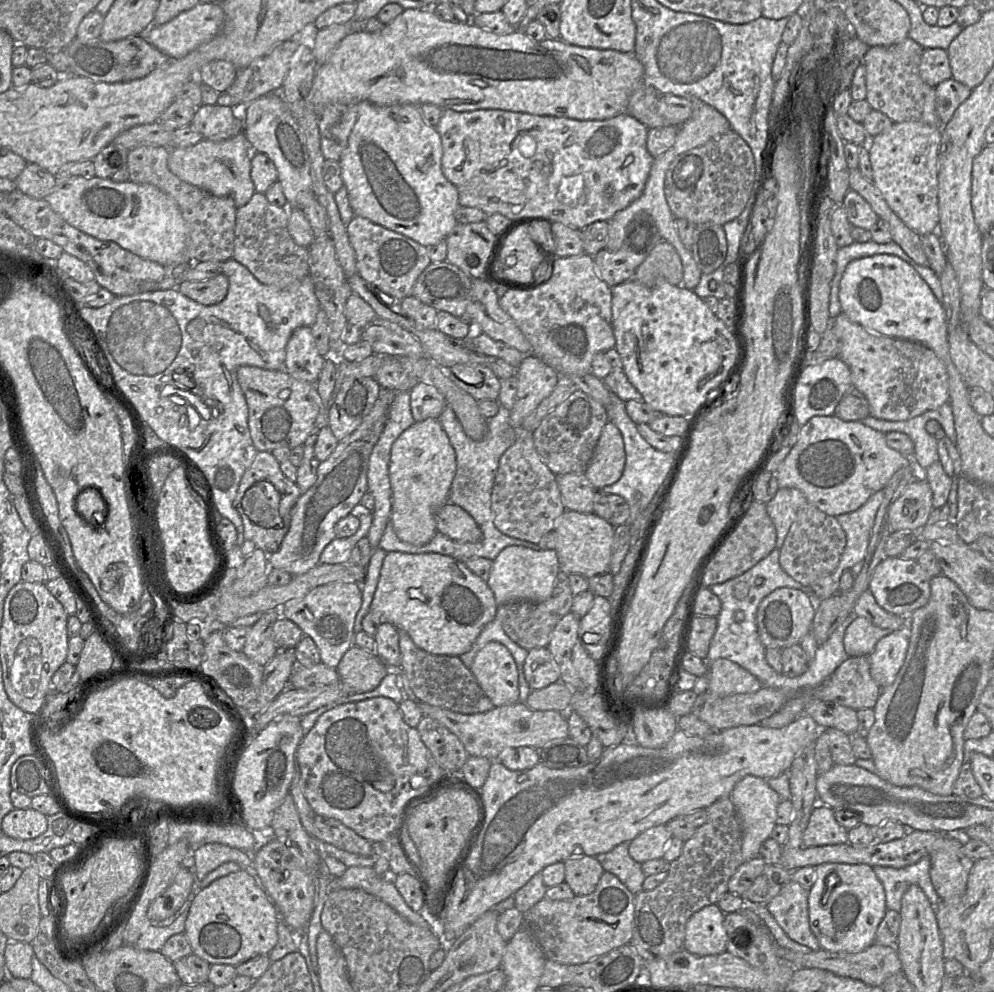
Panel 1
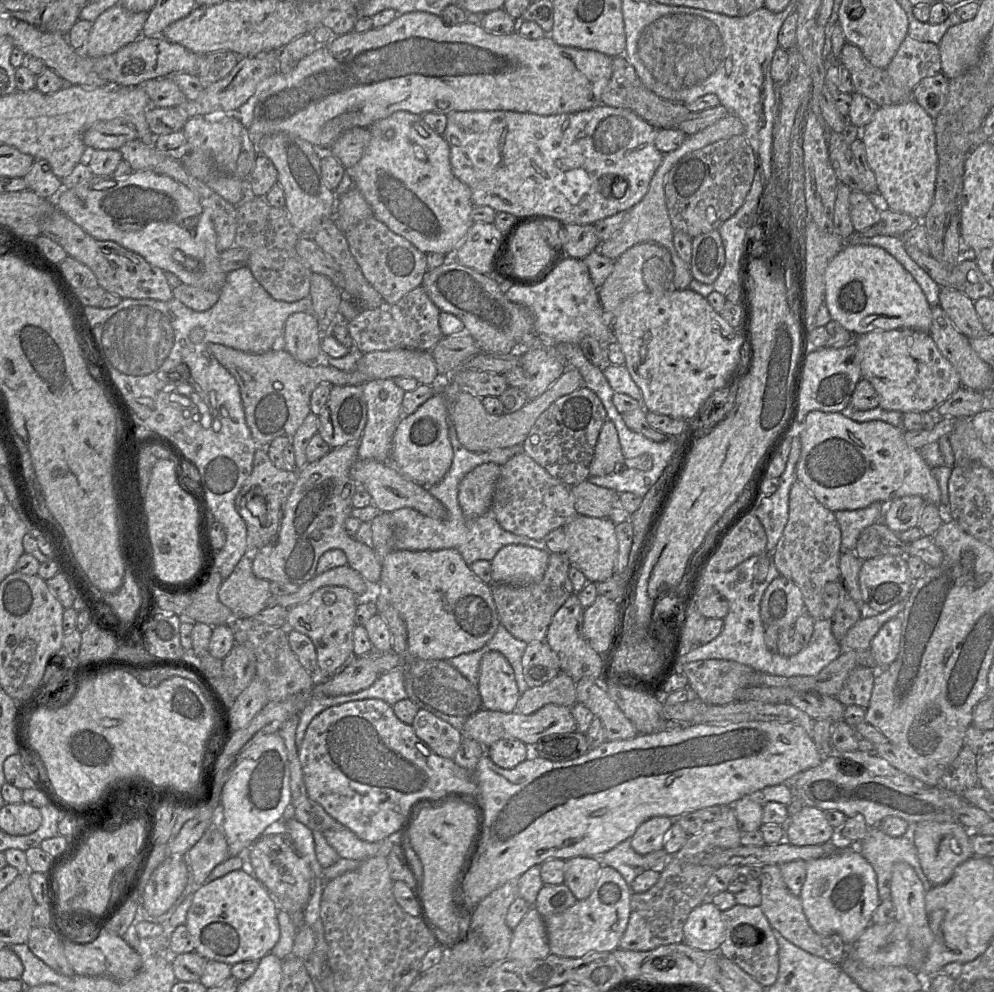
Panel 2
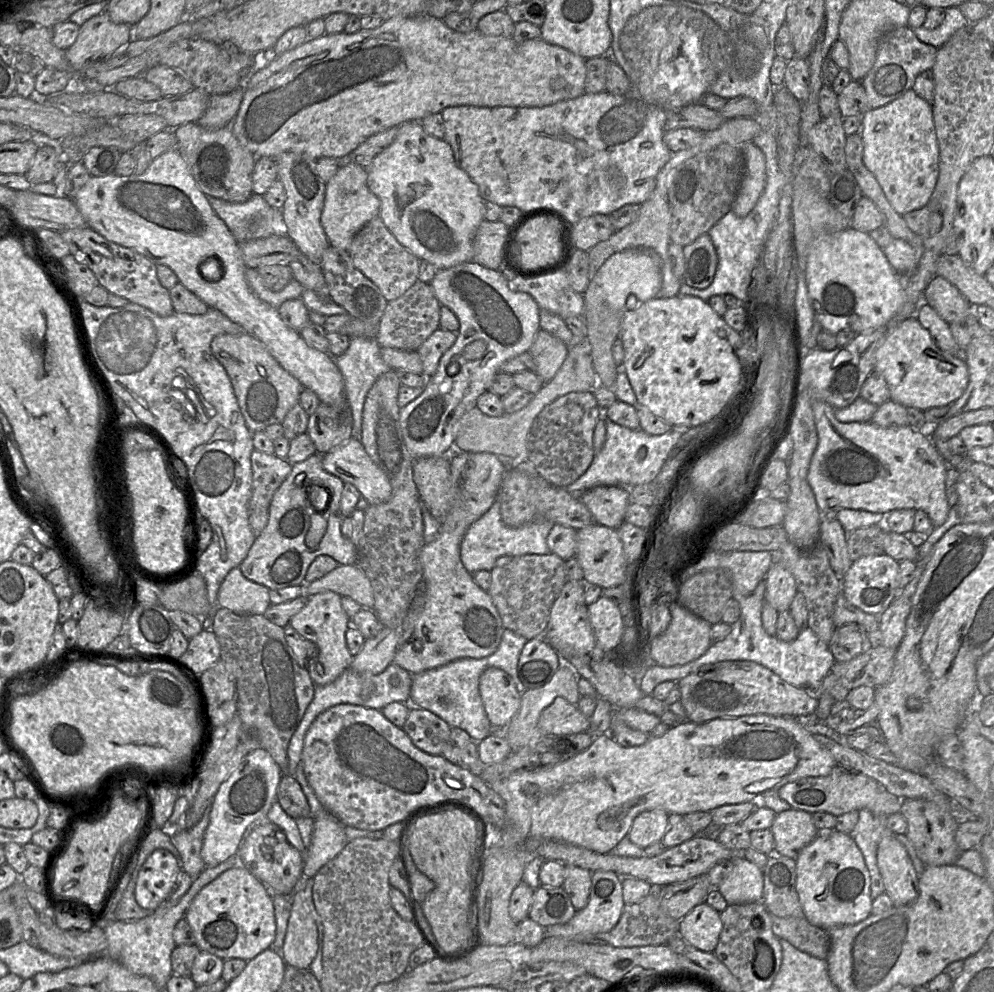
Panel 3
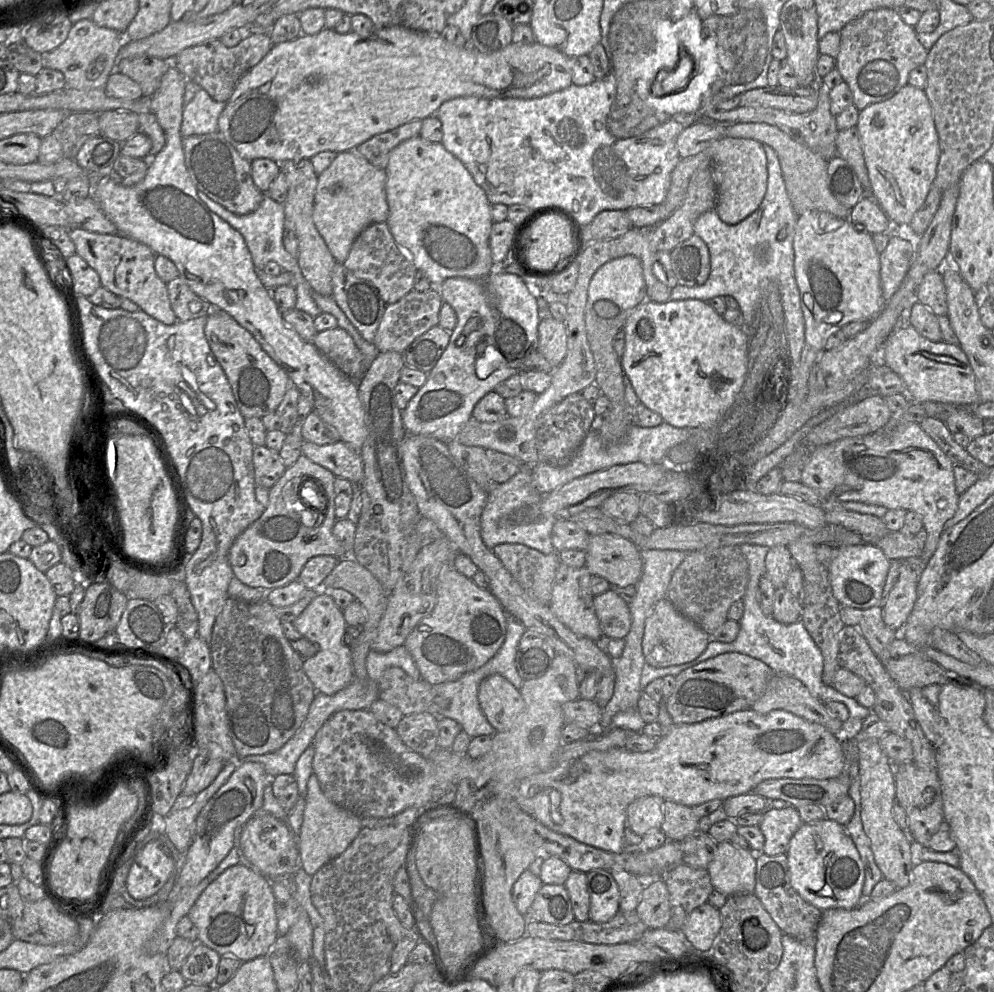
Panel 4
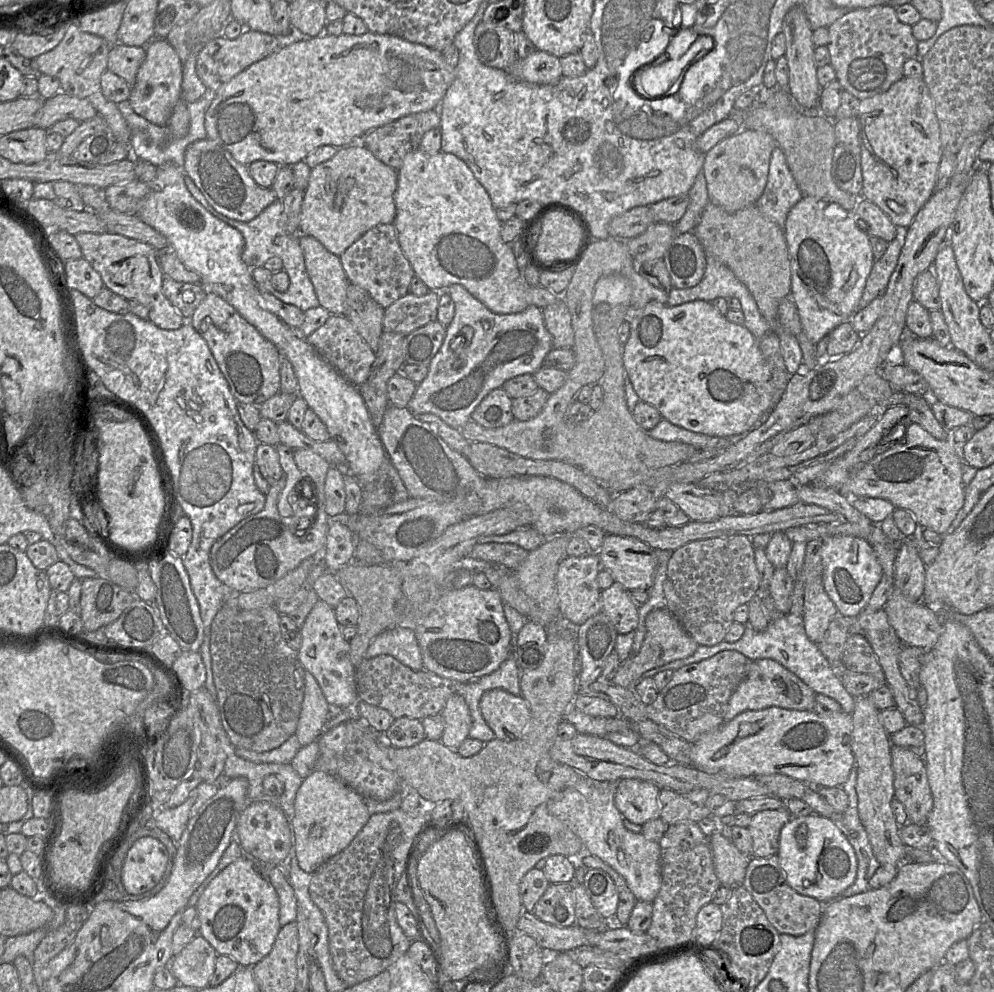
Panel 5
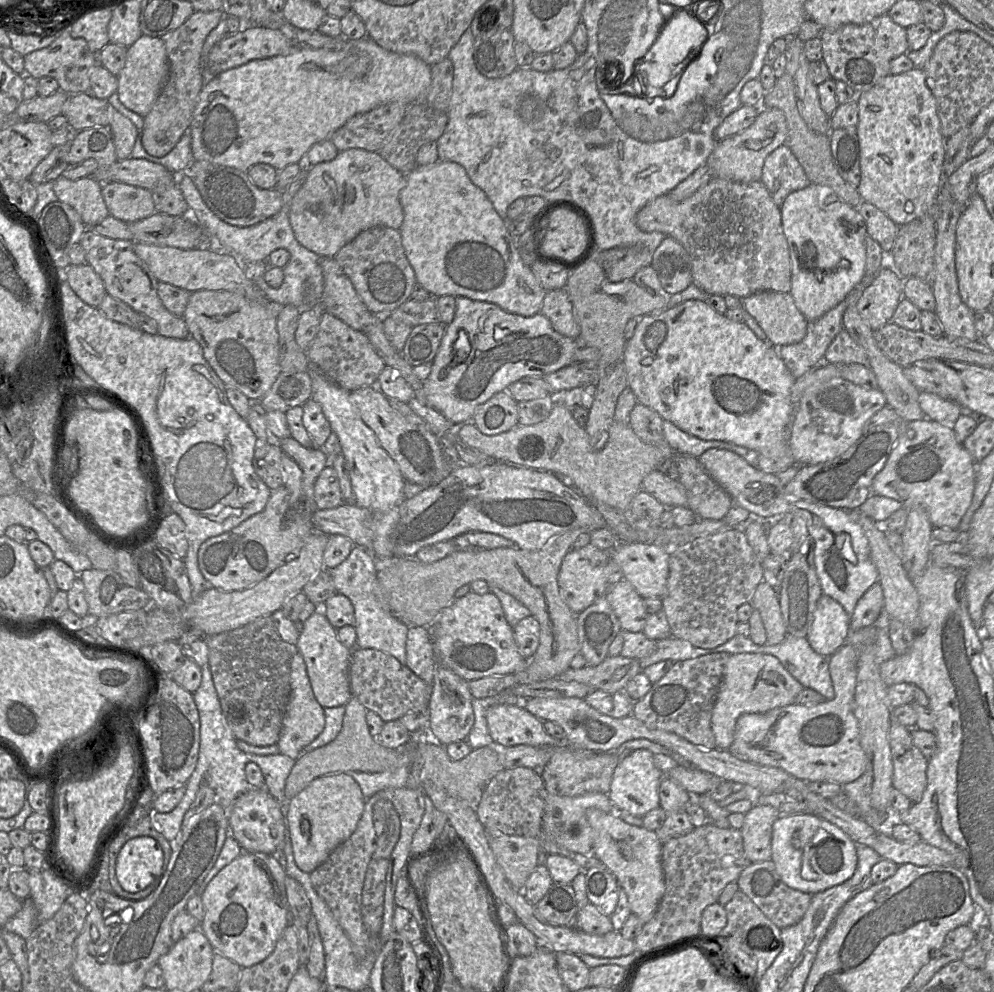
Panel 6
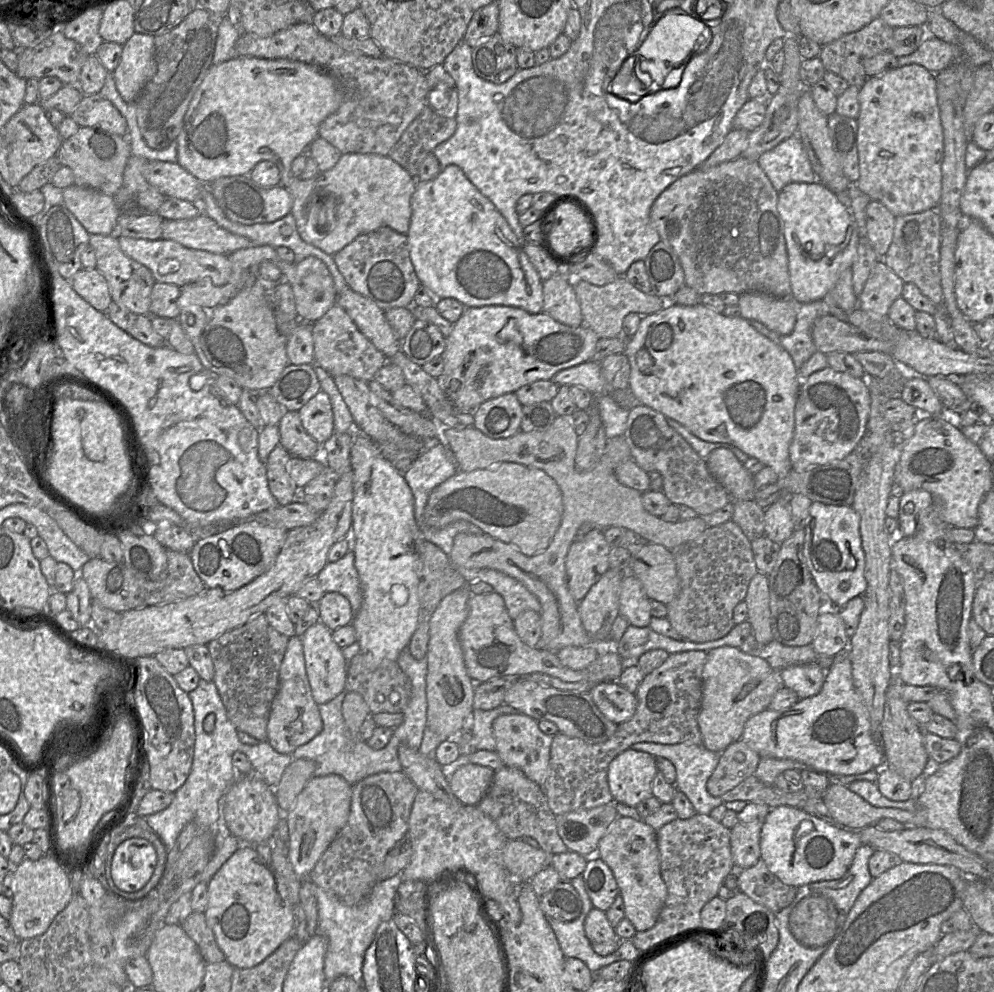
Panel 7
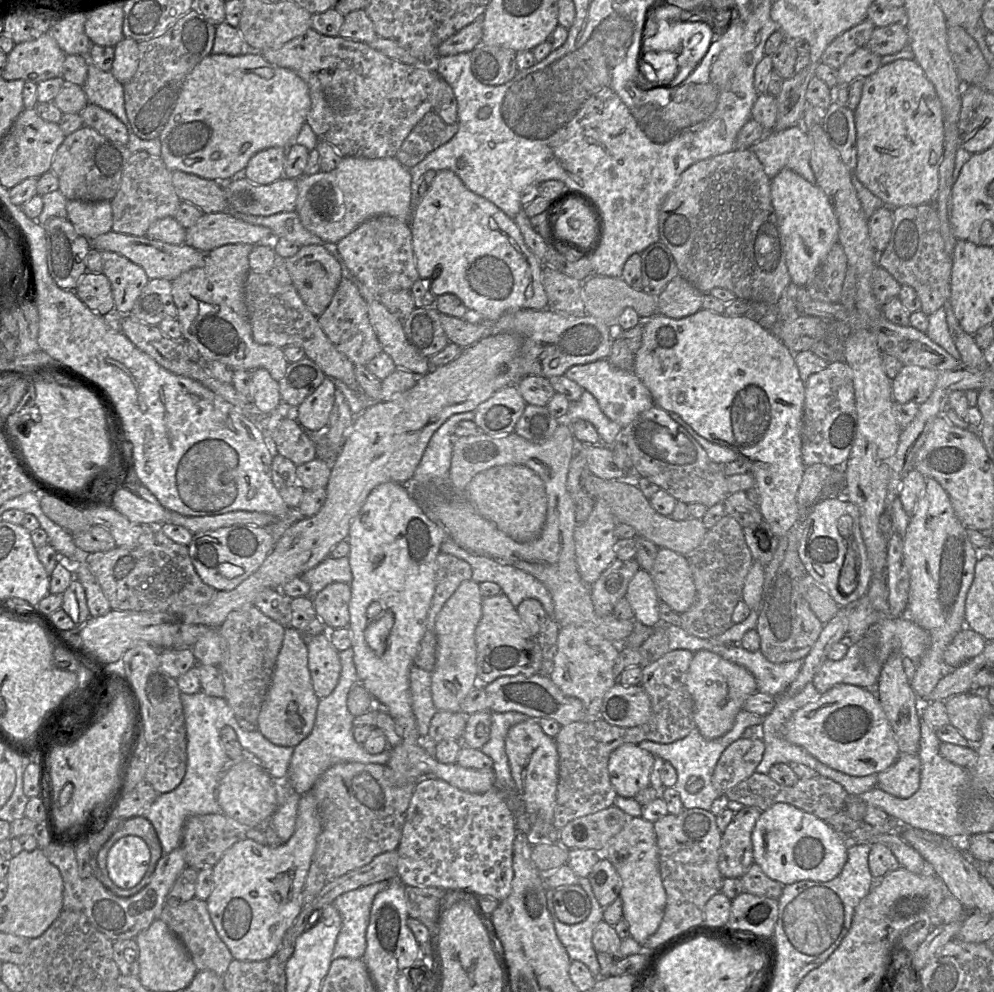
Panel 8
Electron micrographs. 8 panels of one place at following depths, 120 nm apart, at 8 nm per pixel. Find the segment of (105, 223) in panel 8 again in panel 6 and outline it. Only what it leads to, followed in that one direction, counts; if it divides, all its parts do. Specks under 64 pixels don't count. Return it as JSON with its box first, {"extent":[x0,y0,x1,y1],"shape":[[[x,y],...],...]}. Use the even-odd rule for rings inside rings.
{"extent":[53,175,109,228],"shape":[[[61,175],[54,181],[53,188],[58,200],[75,209],[87,228],[99,224],[109,215],[102,195],[102,183],[92,177],[69,180]]]}

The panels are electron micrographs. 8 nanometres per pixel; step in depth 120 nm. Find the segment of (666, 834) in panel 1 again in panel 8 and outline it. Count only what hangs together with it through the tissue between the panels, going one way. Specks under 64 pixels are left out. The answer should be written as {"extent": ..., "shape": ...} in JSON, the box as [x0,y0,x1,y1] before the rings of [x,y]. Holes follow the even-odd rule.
{"extent":[608,744,654,798],"shape":[[[623,744],[615,749],[609,757],[608,773],[617,795],[634,798],[639,791],[649,787],[654,760],[654,755],[636,744]]]}

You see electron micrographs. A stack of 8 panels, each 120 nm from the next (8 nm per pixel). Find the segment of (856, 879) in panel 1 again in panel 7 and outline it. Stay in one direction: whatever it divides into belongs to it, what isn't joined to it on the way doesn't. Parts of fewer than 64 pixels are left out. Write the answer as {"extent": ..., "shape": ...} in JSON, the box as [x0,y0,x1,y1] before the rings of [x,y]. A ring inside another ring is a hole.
{"extent":[760,806,862,887],"shape":[[[789,806],[770,809],[760,834],[761,859],[781,882],[793,887],[840,879],[862,845],[857,831],[827,823]]]}

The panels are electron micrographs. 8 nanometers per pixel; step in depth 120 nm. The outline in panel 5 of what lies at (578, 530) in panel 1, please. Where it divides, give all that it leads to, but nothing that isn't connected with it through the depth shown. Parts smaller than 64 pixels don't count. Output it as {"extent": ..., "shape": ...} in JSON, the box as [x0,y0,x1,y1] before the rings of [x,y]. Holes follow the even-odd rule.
{"extent":[596,534,657,591],"shape":[[[606,534],[596,554],[601,568],[608,571],[614,581],[622,584],[628,591],[646,591],[652,586],[657,560],[655,550],[646,543],[630,537]]]}

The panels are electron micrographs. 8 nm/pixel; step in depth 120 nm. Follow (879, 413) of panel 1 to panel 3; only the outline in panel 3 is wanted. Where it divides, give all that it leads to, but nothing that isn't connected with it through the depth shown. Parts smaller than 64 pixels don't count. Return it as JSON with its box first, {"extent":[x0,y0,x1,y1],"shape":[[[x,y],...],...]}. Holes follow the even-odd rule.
{"extent":[874,316,969,411],"shape":[[[916,316],[905,319],[887,335],[876,351],[874,370],[886,380],[890,400],[922,411],[952,404],[969,383],[966,362],[939,349]]]}

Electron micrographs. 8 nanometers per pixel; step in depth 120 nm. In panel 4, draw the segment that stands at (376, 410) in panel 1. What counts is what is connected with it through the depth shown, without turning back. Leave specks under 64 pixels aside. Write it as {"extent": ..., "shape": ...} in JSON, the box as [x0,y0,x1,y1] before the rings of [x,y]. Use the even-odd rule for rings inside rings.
{"extent":[228,455,344,590],"shape":[[[305,455],[286,468],[279,480],[269,489],[269,502],[262,515],[248,526],[234,541],[228,553],[228,560],[233,574],[242,583],[264,590],[272,590],[297,580],[305,563],[318,555],[329,555],[337,558],[344,556],[344,549],[333,534],[335,516],[334,481],[336,476],[328,469],[312,462]],[[298,477],[300,483],[295,485],[289,495],[290,508],[284,499],[284,488],[289,481]],[[307,481],[317,481],[326,498],[323,510],[324,521],[319,528],[309,529],[301,521],[296,511],[312,512],[315,508],[301,493],[301,486]]]}

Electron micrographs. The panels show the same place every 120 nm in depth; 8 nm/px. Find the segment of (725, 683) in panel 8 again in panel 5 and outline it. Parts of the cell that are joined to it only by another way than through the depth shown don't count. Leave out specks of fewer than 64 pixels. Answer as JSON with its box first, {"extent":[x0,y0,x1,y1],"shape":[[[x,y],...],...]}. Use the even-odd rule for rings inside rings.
{"extent":[724,659,815,722],"shape":[[[772,659],[752,660],[746,678],[731,695],[724,713],[724,722],[744,711],[780,707],[798,711],[813,711],[815,692],[794,673]]]}

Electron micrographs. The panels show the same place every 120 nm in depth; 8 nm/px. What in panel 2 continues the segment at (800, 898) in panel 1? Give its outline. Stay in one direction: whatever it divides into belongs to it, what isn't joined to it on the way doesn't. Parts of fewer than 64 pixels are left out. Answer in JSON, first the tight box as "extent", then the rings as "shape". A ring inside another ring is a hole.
{"extent":[760,865,848,964],"shape":[[[778,865],[762,866],[760,875],[761,909],[771,927],[806,952],[839,964],[848,953],[848,945],[837,934],[819,934],[809,925],[804,914],[800,896],[793,895],[787,888]]]}

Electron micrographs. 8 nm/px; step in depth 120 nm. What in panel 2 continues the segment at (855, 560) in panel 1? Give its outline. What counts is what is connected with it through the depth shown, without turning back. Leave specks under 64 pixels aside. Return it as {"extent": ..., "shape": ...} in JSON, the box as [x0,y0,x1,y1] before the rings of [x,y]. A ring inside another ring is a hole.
{"extent":[834,502,886,553],"shape":[[[875,502],[862,509],[834,512],[841,530],[841,553],[855,551],[858,537],[863,529],[876,522],[883,522],[886,505]]]}

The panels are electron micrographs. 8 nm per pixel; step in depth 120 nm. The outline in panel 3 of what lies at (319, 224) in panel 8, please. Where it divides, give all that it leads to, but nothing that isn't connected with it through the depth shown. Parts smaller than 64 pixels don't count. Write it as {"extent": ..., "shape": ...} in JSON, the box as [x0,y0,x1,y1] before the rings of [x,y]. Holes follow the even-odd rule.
{"extent":[320,160,381,252],"shape":[[[350,160],[341,162],[337,173],[326,183],[320,222],[329,245],[349,252],[352,240],[370,220],[379,217],[381,202],[367,185],[367,169]]]}

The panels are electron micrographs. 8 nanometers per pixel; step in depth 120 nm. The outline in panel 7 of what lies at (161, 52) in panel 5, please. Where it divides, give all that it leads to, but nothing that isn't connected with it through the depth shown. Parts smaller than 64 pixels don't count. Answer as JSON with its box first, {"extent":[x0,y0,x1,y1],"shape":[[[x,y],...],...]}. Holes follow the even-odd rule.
{"extent":[112,33,156,103],"shape":[[[134,33],[123,44],[122,55],[112,72],[116,88],[128,103],[135,103],[145,84],[156,73],[154,37]]]}

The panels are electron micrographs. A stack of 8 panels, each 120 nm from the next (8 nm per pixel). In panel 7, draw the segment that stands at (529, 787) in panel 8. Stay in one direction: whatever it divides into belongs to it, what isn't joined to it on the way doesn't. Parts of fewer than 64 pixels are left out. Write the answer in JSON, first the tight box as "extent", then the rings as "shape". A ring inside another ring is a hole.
{"extent":[493,713,554,793],"shape":[[[523,713],[507,714],[497,717],[493,721],[493,734],[496,741],[496,752],[504,766],[521,770],[527,778],[537,783],[545,793],[545,782],[549,775],[549,763],[554,736],[545,734],[539,728],[539,722]]]}

